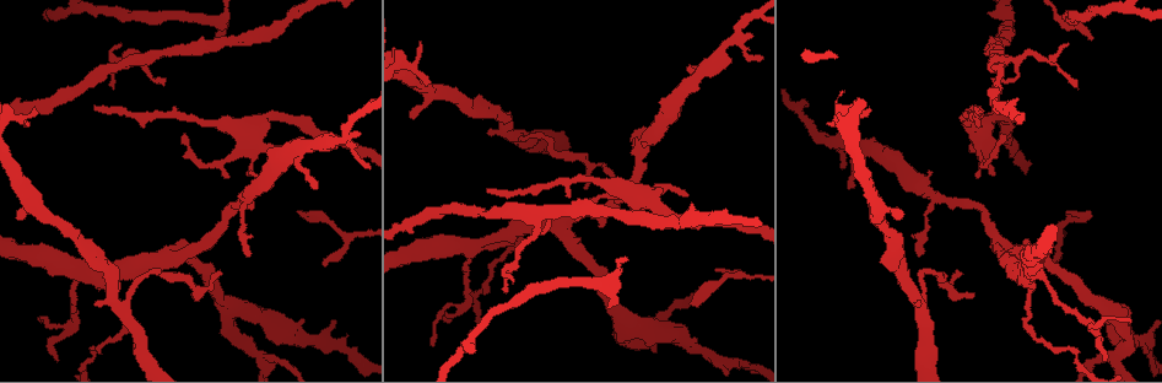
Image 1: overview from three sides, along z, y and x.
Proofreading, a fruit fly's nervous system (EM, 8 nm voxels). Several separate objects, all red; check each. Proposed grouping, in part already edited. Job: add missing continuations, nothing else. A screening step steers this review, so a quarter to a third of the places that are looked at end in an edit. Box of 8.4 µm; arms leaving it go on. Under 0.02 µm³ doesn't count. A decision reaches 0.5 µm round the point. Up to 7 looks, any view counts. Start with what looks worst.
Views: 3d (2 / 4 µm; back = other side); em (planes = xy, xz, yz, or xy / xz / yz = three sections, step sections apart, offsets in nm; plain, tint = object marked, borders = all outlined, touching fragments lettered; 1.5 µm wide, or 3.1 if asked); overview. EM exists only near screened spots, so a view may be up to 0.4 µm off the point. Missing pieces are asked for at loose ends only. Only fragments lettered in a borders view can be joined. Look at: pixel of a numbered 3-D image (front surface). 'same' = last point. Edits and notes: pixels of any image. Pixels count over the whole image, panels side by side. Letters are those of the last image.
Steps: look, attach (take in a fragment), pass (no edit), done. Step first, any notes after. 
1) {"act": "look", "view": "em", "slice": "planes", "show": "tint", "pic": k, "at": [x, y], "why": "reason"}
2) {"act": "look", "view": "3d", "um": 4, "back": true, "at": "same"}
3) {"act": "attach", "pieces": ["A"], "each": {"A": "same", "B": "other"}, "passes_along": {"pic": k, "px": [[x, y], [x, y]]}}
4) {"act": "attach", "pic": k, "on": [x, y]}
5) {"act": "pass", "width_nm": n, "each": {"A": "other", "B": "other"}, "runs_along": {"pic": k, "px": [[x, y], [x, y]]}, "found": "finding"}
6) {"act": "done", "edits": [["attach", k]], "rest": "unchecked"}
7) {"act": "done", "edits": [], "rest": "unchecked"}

{"act": "look", "view": "em", "slice": "planes", "show": "borders", "pic": 1, "at": [1089, 38], "why": "free end"}

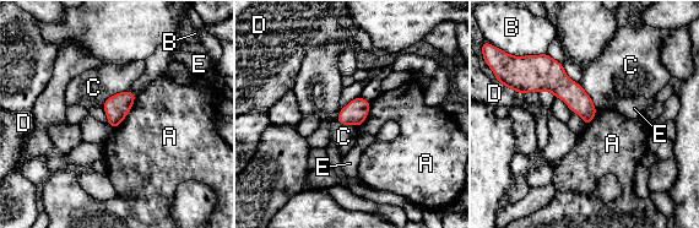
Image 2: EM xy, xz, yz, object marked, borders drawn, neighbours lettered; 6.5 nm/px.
{"act": "pass", "longest_contact_nm": ["A", 260], "each": {"A": "other", "B": "other", "C": "other", "D": "other", "E": "other"}, "border": {"pic": 2, "px": [[136, 96], [125, 118], [114, 128]]}, "found": "none of them fits"}

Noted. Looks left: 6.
{"act": "look", "view": "3d", "um": 4, "pic": 1, "at": [93, 108], "why": "thin end"}

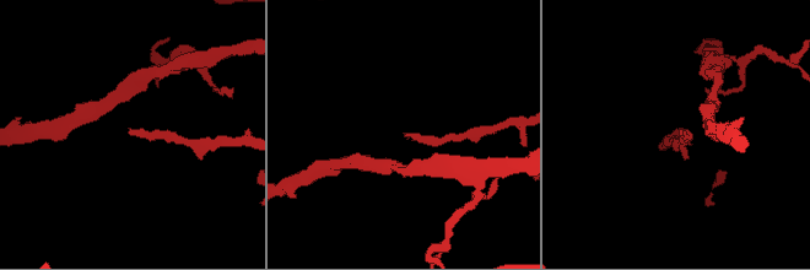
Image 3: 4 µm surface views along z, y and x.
{"act": "look", "view": "em", "slice": "planes", "show": "plain", "pic": 3, "at": [680, 130], "why": "now the EM"}

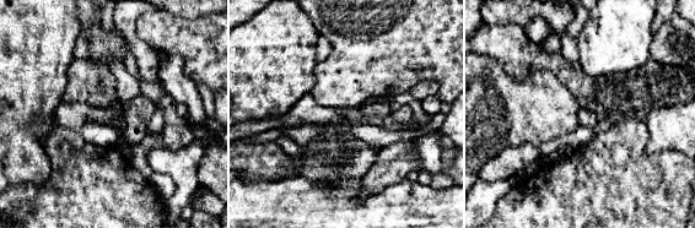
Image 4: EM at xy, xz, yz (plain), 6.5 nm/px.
{"act": "look", "view": "em", "slice": "planes", "show": "borders", "at": "same", "why": "what lies round it"}

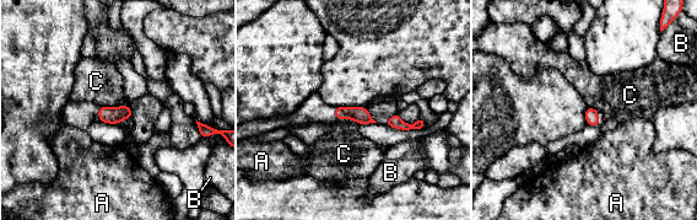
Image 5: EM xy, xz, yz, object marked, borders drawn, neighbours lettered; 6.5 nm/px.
{"act": "pass", "each": {"A": "other", "B": "other", "C": "other"}, "border": {"pic": 5, "px": [[345, 118], [351, 118], [362, 124]]}, "found": "none of them fits"}

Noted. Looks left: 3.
{"act": "look", "view": "em", "slice": "planes", "show": "tint", "pic": 1, "at": [870, 110]}

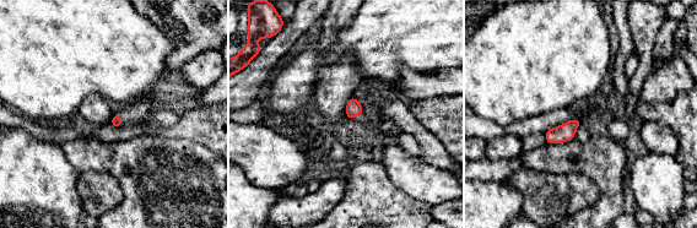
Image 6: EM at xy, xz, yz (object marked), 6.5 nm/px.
{"act": "look", "view": "em", "slice": "planes", "show": "borders", "at": "same"}

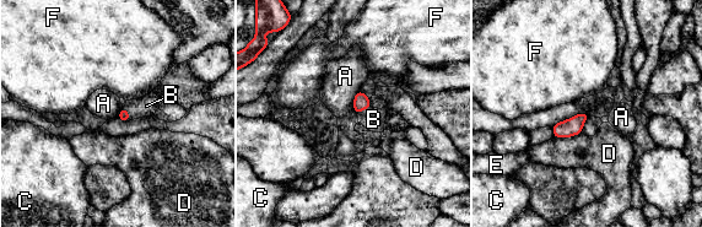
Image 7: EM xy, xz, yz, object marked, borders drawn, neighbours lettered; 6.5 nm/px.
{"act": "attach", "pieces": ["B"], "each": {"A": "other", "B": "same", "C": "other", "D": "other", "E": "other", "F": "other"}, "passes_along": {"pic": 7, "px": [[123, 115], [128, 113], [146, 106]]}, "found": "it goes on there"}

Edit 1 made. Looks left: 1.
{"act": "done", "edits": [["attach", 7]], "rest": "unchecked"}

